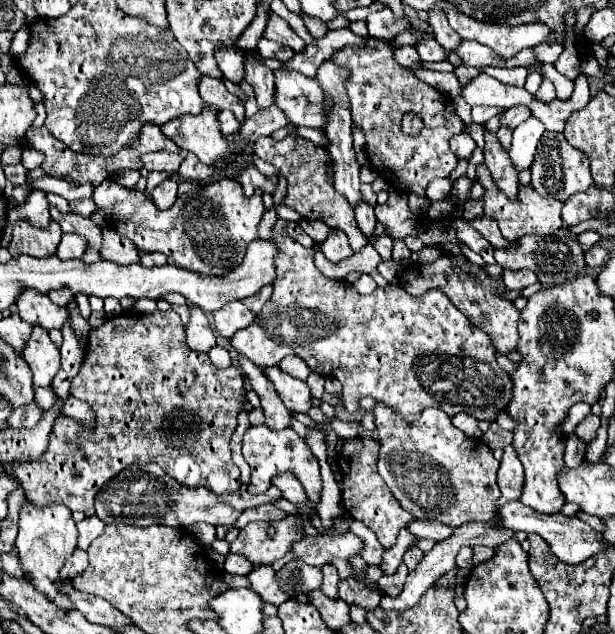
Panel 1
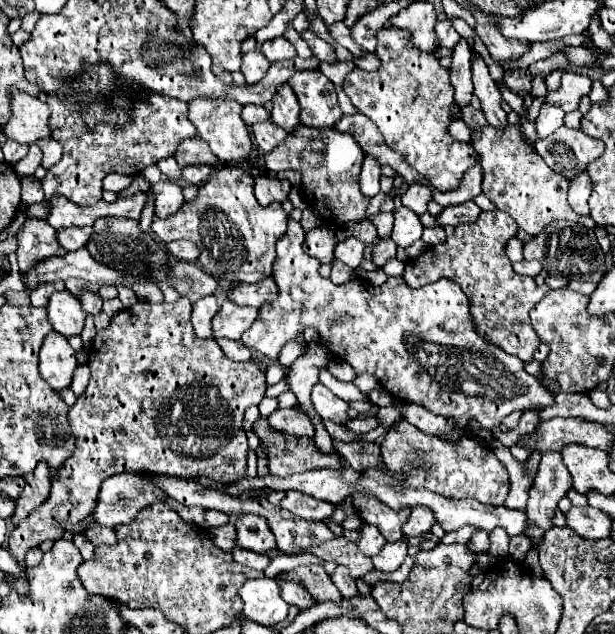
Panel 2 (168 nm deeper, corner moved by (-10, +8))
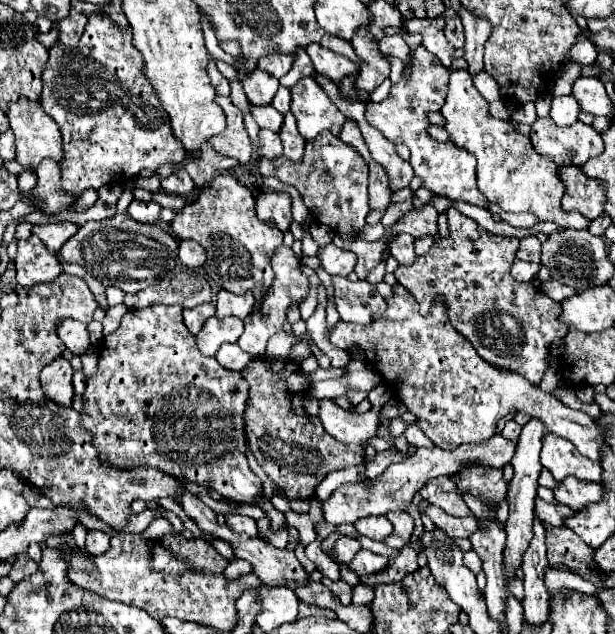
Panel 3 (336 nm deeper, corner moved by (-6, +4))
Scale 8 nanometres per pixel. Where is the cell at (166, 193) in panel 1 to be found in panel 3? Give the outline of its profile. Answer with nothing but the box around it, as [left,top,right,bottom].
[128,201,162,225]

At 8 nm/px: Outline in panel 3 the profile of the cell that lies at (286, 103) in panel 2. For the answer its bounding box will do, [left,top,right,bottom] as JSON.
[280,113,306,161]

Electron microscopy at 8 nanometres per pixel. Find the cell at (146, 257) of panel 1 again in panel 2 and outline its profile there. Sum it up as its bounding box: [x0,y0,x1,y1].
[167,241,198,261]

